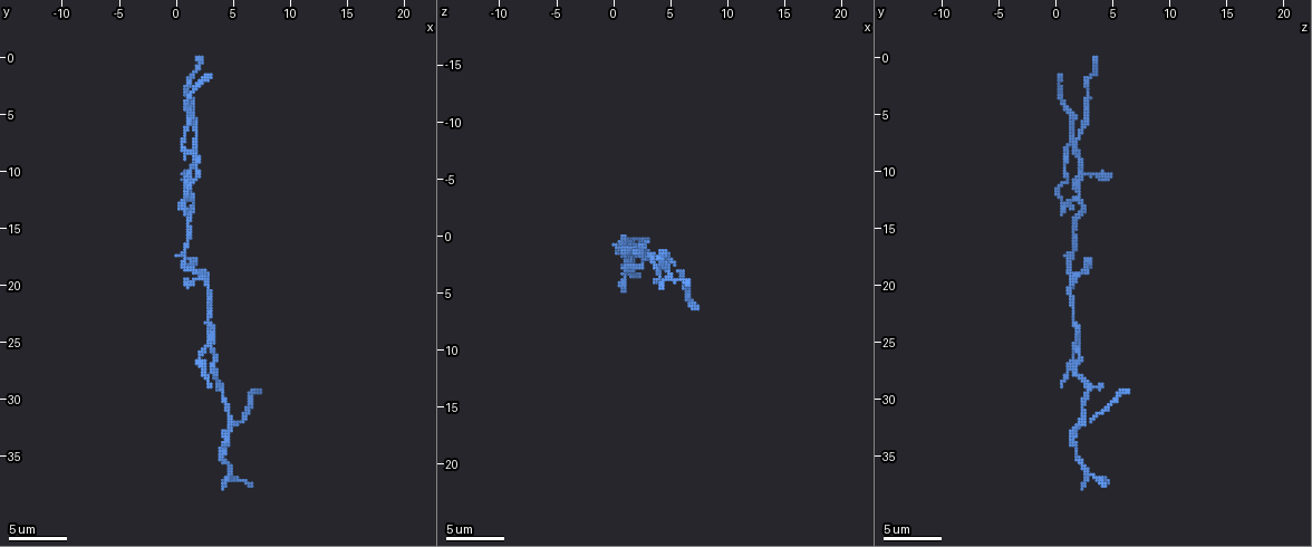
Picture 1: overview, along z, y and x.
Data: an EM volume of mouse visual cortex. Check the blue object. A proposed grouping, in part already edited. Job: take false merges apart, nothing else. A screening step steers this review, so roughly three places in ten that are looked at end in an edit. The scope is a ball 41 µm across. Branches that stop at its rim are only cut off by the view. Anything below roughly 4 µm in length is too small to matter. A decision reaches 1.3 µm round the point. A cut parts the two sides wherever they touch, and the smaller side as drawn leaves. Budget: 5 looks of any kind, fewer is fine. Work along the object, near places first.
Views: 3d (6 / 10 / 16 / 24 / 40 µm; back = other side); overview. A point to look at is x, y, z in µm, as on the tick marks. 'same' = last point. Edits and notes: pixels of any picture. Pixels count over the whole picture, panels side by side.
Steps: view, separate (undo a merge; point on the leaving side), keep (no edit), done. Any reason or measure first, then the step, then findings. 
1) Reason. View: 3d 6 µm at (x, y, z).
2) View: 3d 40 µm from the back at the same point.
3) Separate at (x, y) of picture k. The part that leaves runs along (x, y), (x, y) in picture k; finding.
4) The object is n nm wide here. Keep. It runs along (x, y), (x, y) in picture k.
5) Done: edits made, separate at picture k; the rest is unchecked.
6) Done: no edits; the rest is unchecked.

Arms part here. View: 3d 10 µm at (5.0, 32.2, 2.0).

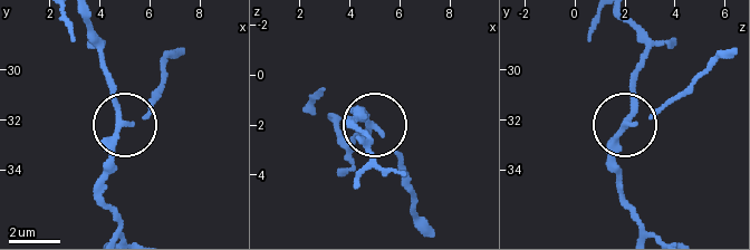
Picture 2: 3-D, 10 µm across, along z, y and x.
The side arm is 6 µm long. Keep. It runs along (626, 23), (645, 56), (630, 124), (669, 103) in picture 2; all the same neuron.

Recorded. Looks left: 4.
Side arm on a straight run. View: 3d 16 µm at (2.8, 25.4, 2.0).

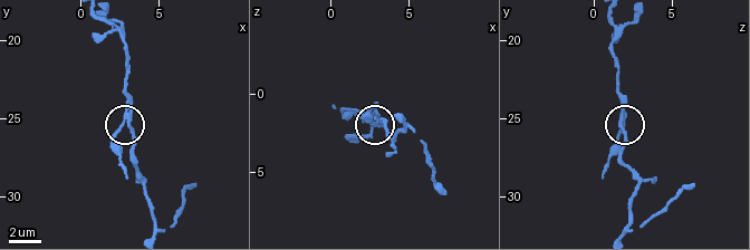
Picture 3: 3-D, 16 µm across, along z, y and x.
3 arms meet here. Separate at (117, 131) of picture 3. The part that leaves runs along (125, 109), (113, 147), (128, 179) in picture 3; a second neuron is stuck on.

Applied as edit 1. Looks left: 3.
Redraw. View: overview.

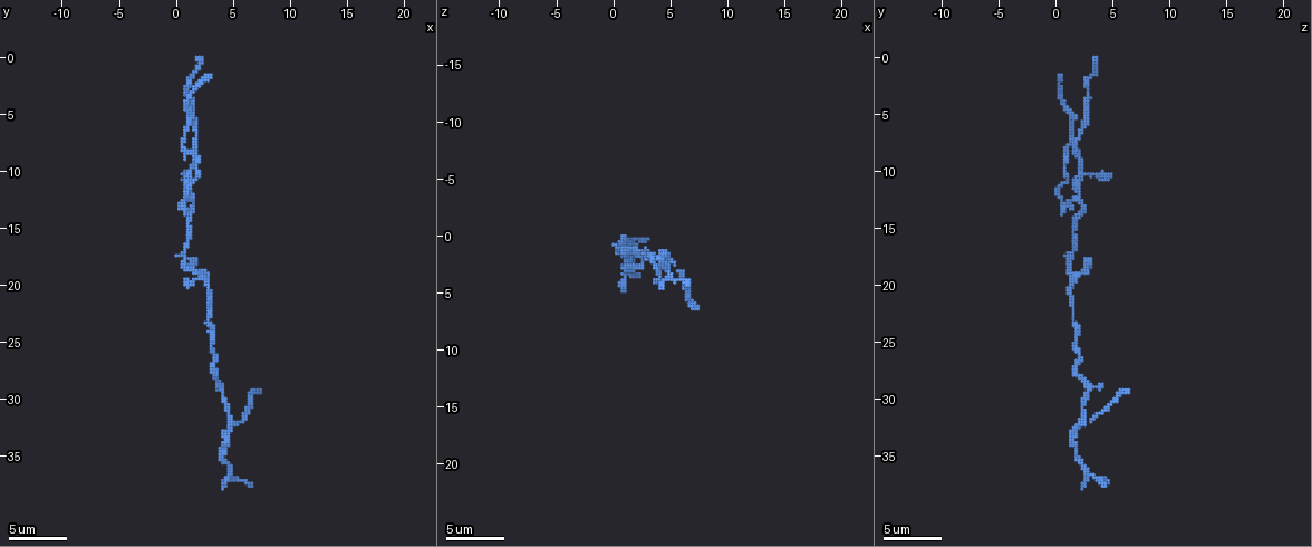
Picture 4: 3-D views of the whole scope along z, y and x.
Four arms meet. View: 3d 6 µm at (2.2, 18.8, 1.4).

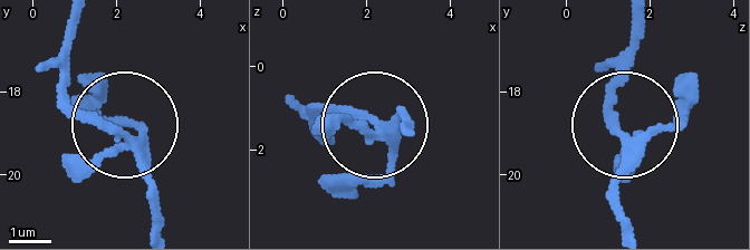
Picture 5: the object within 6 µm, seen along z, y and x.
4 arms meet here. Keep. It runs along (619, 131), (608, 70) in picture 5; one neuron here.

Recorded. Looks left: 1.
Done: edits made, separate at picture 3; the rest is unchecked.

